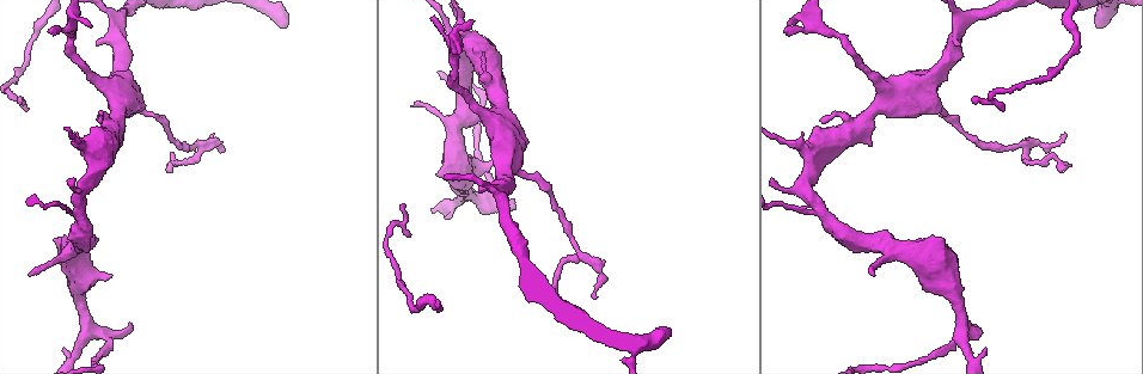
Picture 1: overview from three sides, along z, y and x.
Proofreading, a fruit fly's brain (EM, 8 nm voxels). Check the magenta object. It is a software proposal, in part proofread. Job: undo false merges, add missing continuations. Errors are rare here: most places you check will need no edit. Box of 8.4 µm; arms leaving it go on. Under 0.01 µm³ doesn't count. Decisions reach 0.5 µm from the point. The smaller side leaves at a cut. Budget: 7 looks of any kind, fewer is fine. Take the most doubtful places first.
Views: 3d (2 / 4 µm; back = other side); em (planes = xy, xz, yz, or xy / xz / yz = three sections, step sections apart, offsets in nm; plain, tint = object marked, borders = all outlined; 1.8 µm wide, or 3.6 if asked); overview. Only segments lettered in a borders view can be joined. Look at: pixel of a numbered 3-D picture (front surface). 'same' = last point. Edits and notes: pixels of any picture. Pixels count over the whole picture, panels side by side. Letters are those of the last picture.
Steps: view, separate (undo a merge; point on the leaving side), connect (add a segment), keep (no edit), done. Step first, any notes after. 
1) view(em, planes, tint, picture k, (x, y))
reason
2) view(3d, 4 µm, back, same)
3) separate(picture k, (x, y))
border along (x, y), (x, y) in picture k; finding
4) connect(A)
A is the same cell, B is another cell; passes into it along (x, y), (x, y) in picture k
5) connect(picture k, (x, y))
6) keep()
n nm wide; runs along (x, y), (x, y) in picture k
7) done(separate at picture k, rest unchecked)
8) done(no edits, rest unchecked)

view(em, planes, plain, picture 1, (814, 207))
arms run side by side

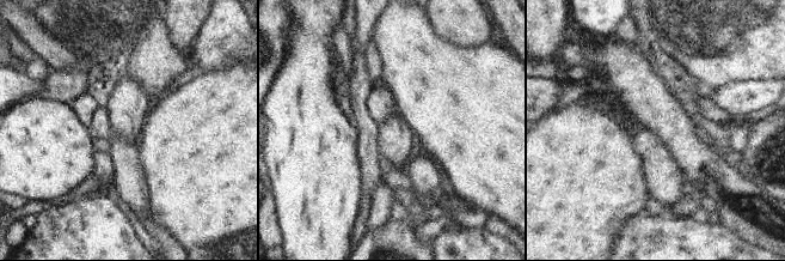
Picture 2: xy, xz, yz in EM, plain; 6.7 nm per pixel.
view(em, planes, borders, same)
what lies round it

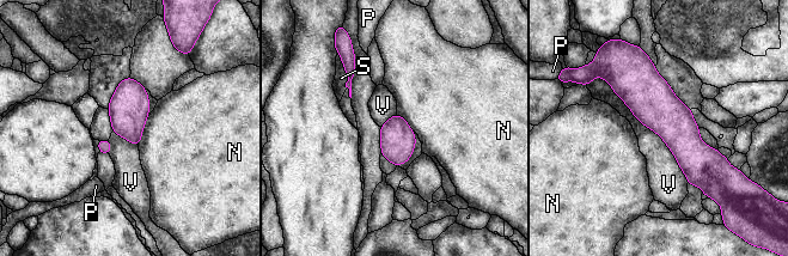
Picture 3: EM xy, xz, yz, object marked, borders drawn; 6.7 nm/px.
keep()
N, P, S and V are other cells; runs along (645, 59), (704, 186) in picture 3; continuous, no second neuron

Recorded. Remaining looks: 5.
view(3d, 2 µm, picture 1, (472, 196))
narrows sharply

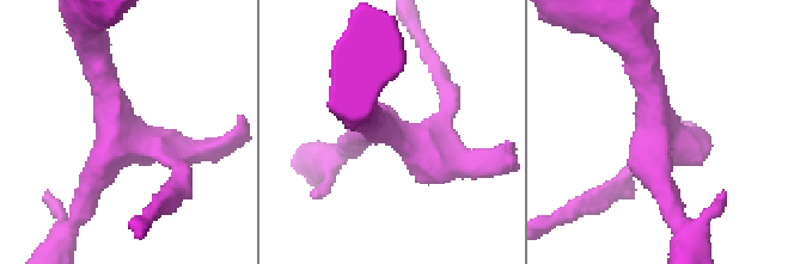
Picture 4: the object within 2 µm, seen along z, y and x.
view(em, planes, borders, picture 4, (653, 132))
4 arms

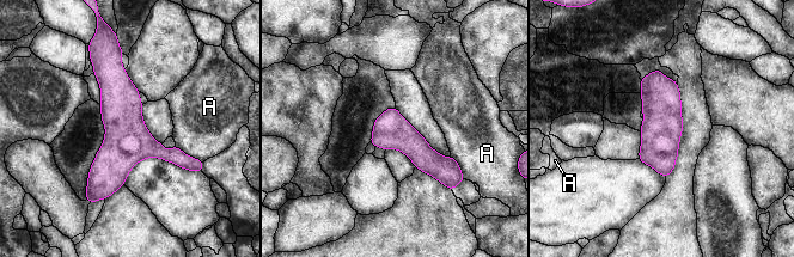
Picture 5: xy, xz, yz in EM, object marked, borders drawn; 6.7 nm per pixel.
keep()
A is another cell; runs along (114, 59), (116, 158), (102, 196) in picture 5; continuous, no second neuron

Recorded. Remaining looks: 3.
view(3d, 4 µm, picture 1, (33, 274))
tapers out

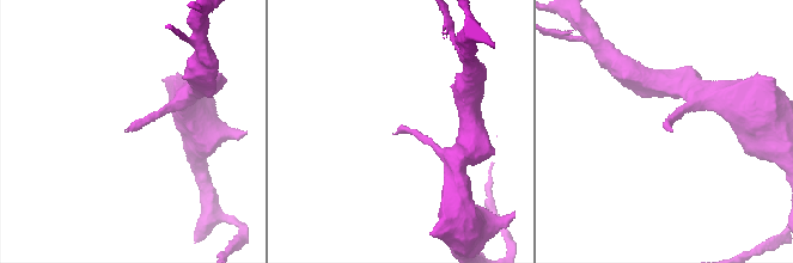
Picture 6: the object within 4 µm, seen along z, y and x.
view(em, planes, borders, picture 6, (396, 134))
need the tissue

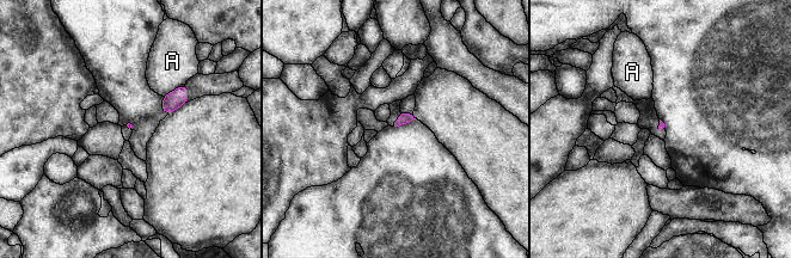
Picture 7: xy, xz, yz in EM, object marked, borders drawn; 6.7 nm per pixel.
keep()
A touches over 170 nm; A is another cell; border along (184, 85), (170, 91), (164, 97) in picture 7; no lettered segment goes on from it

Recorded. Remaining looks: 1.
done(no edits, rest unchecked)

